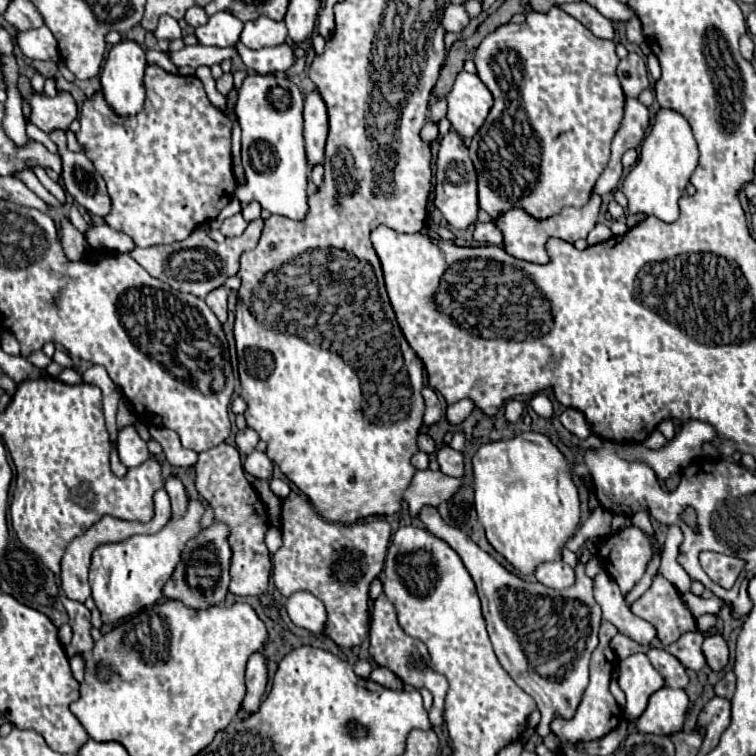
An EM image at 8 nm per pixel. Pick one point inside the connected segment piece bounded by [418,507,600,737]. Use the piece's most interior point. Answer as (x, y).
(544, 638)

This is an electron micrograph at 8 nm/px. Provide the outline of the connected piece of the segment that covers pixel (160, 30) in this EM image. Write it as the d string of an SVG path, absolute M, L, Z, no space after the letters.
M162 15L160 23L158 23L156 31L154 31L154 35L158 39L168 39L168 41L170 39L180 39L182 37L182 29L180 29L180 25L178 25L178 21L174 17Z

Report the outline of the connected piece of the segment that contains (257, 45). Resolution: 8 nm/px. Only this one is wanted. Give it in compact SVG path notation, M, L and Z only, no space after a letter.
M258 17L254 21L244 23L240 41L250 49L262 49L262 47L274 47L282 45L286 41L286 25L280 21L272 21L266 17Z

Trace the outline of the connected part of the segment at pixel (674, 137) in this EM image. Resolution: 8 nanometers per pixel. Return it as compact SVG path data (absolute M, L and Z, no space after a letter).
M660 109L642 141L636 165L622 183L622 191L628 199L628 213L654 215L664 223L674 223L678 219L678 199L684 195L696 165L698 149L688 121L672 109Z

